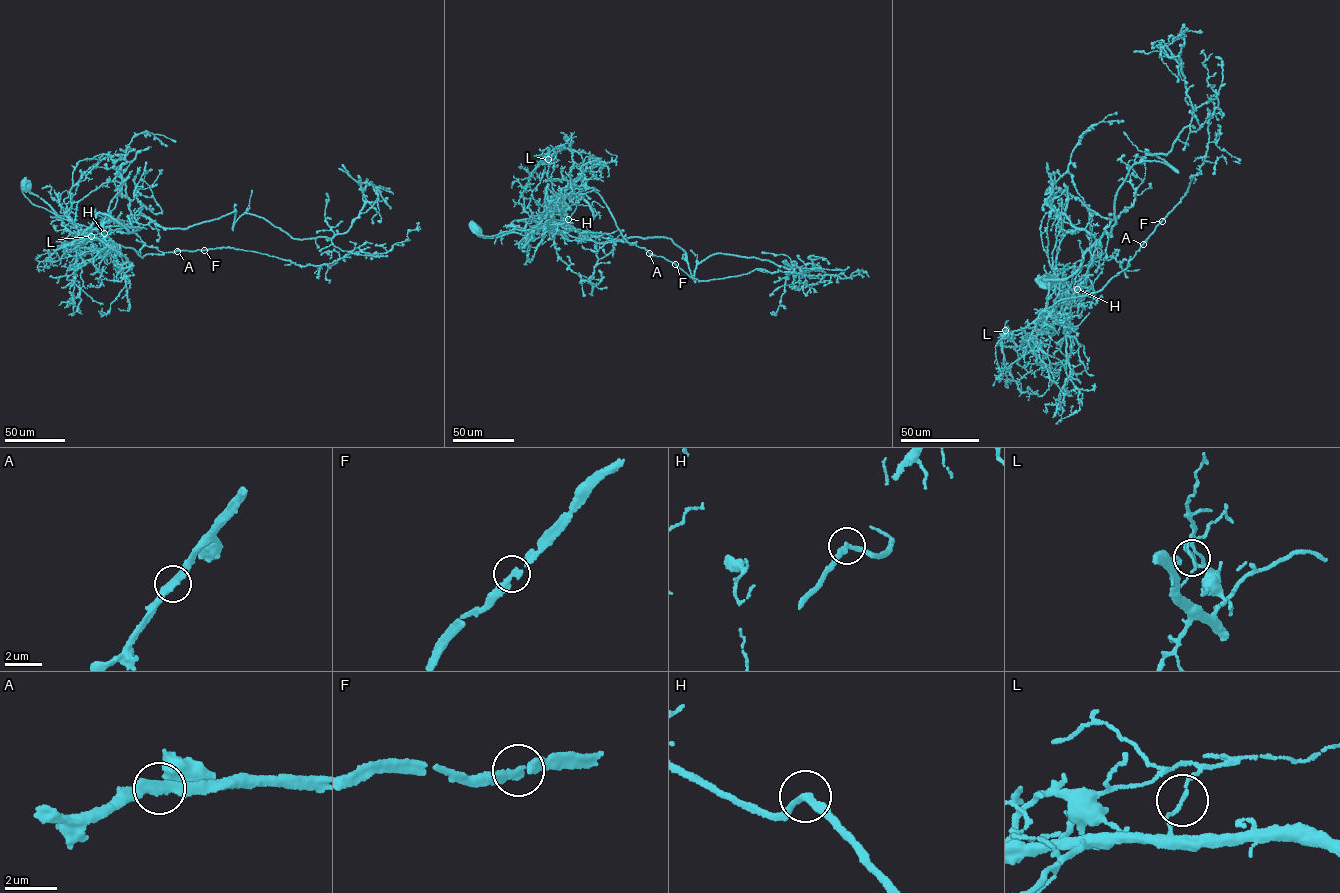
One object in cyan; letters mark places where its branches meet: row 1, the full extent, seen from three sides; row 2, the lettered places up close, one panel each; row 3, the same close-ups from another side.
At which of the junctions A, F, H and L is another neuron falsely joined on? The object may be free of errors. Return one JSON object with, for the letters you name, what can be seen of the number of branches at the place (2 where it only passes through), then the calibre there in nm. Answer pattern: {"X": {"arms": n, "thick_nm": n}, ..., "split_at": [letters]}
{"L": {"arms": 2, "thick_nm": 110}, "split_at": ["L"]}

